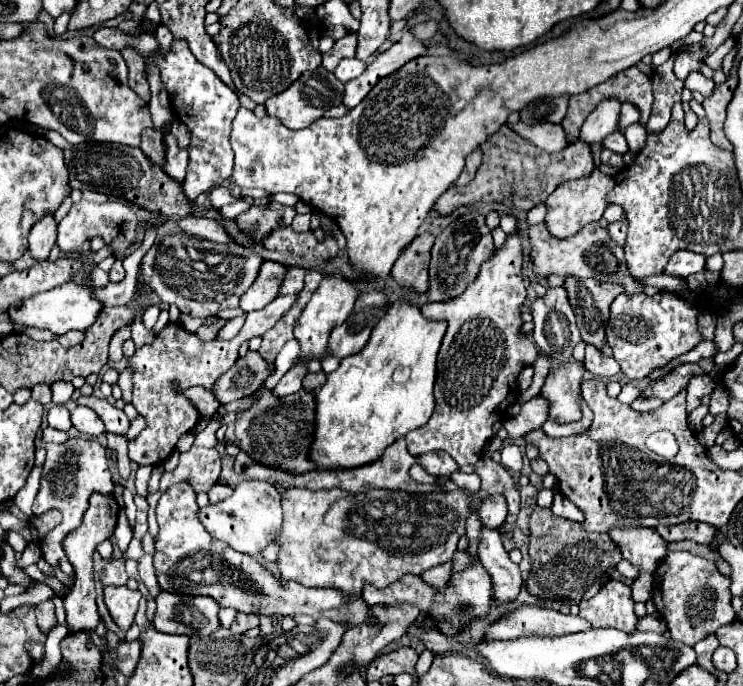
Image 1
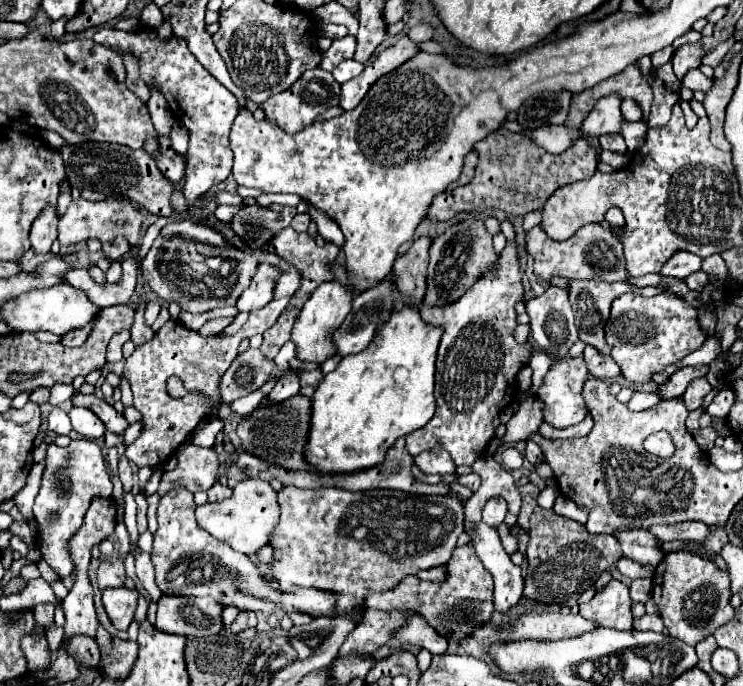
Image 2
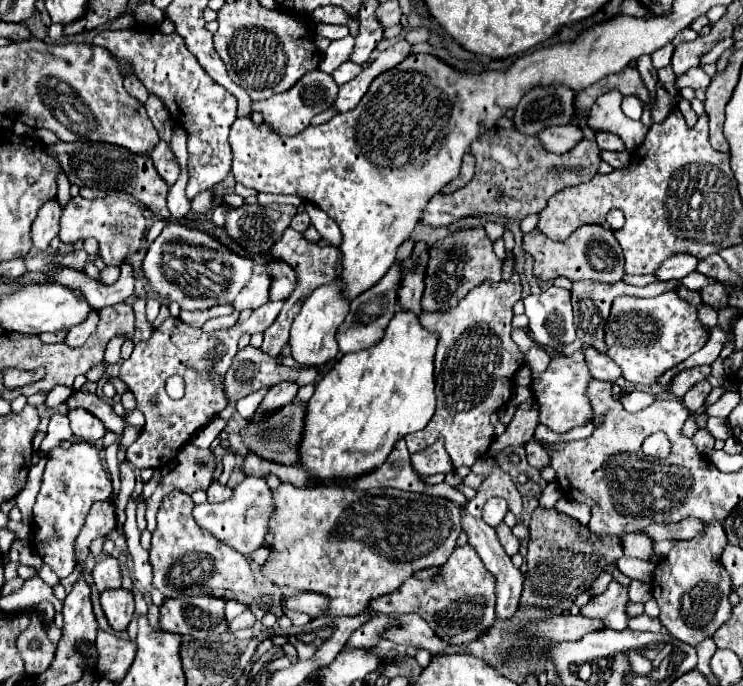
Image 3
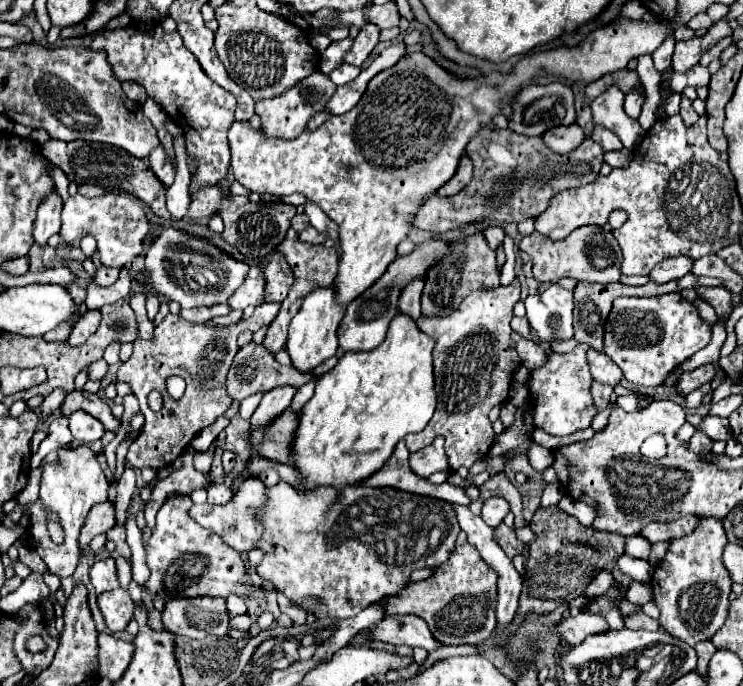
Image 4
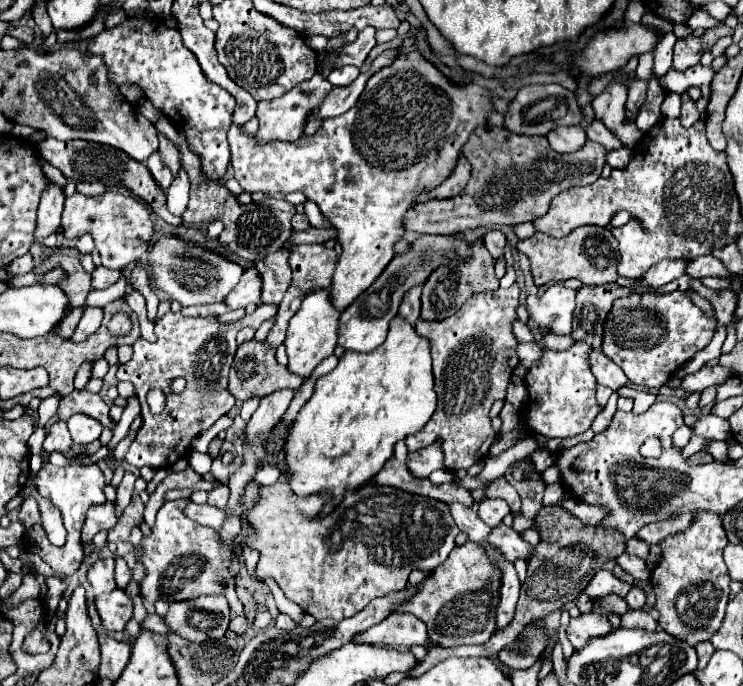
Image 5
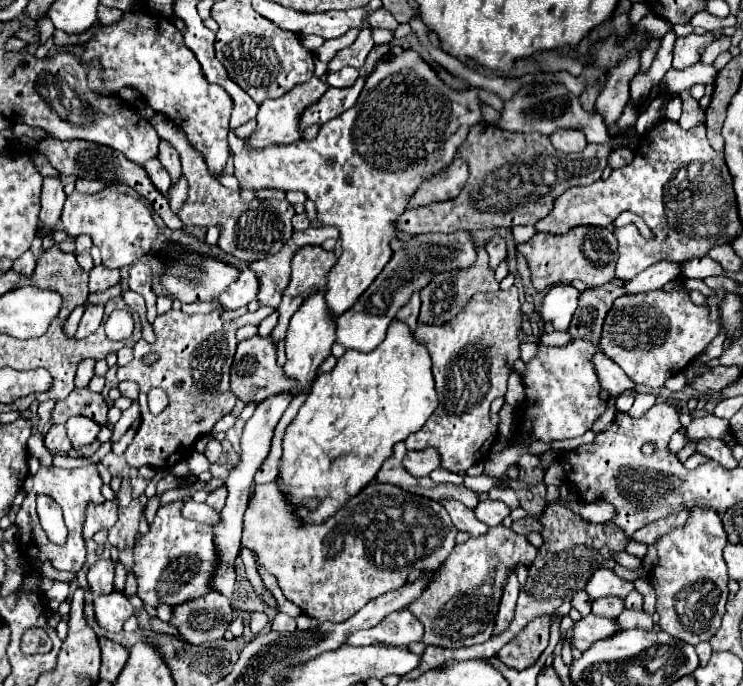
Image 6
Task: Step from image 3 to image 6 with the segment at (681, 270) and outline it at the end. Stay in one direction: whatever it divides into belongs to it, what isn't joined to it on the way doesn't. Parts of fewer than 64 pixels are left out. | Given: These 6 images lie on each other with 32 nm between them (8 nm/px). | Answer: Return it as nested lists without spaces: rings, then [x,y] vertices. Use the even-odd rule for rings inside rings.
[[[664,260],[664,262],[654,264],[652,268],[646,268],[644,272],[636,274],[628,282],[624,282],[624,290],[628,294],[642,294],[642,292],[658,290],[666,282],[674,280],[676,276],[680,276],[680,264],[674,264],[674,262]]]

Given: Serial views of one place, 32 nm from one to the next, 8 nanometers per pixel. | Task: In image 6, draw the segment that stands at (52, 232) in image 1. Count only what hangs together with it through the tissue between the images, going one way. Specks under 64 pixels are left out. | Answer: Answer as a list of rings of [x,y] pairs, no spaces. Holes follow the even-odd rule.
[[[46,176],[42,184],[42,208],[40,208],[40,220],[46,224],[46,228],[54,228],[60,220],[60,212],[64,206],[66,194],[64,184],[58,176]]]

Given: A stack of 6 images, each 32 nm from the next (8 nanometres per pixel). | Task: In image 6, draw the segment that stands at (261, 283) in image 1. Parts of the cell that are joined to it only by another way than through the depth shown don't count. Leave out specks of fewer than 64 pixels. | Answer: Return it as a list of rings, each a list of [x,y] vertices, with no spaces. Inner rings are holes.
[[[242,266],[240,276],[232,284],[232,288],[226,288],[226,292],[216,296],[214,300],[222,304],[226,310],[234,310],[240,306],[248,306],[252,300],[256,300],[256,294],[258,294],[258,280],[252,270]]]

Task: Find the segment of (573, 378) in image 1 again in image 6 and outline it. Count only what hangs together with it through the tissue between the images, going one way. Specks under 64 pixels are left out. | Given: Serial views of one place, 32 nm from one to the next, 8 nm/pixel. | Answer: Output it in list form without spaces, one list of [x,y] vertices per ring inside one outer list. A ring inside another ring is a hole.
[[[572,338],[566,346],[538,344],[536,356],[526,362],[522,374],[526,396],[524,404],[518,404],[516,408],[516,436],[508,446],[528,446],[534,440],[554,442],[578,438],[592,428],[610,406],[608,400],[600,398],[602,386],[592,368],[592,356],[596,352],[598,346],[584,338]]]

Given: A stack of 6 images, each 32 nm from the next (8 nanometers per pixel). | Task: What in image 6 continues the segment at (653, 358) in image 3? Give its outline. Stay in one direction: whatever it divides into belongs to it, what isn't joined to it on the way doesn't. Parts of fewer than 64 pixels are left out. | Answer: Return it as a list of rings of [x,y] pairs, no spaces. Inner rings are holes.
[[[684,288],[620,296],[614,300],[614,306],[604,320],[598,346],[636,384],[662,388],[670,376],[682,372],[690,362],[694,362],[696,356],[702,354],[706,346],[720,334],[722,322],[718,306],[724,296],[724,288],[714,288],[700,306],[690,300],[688,290]]]

